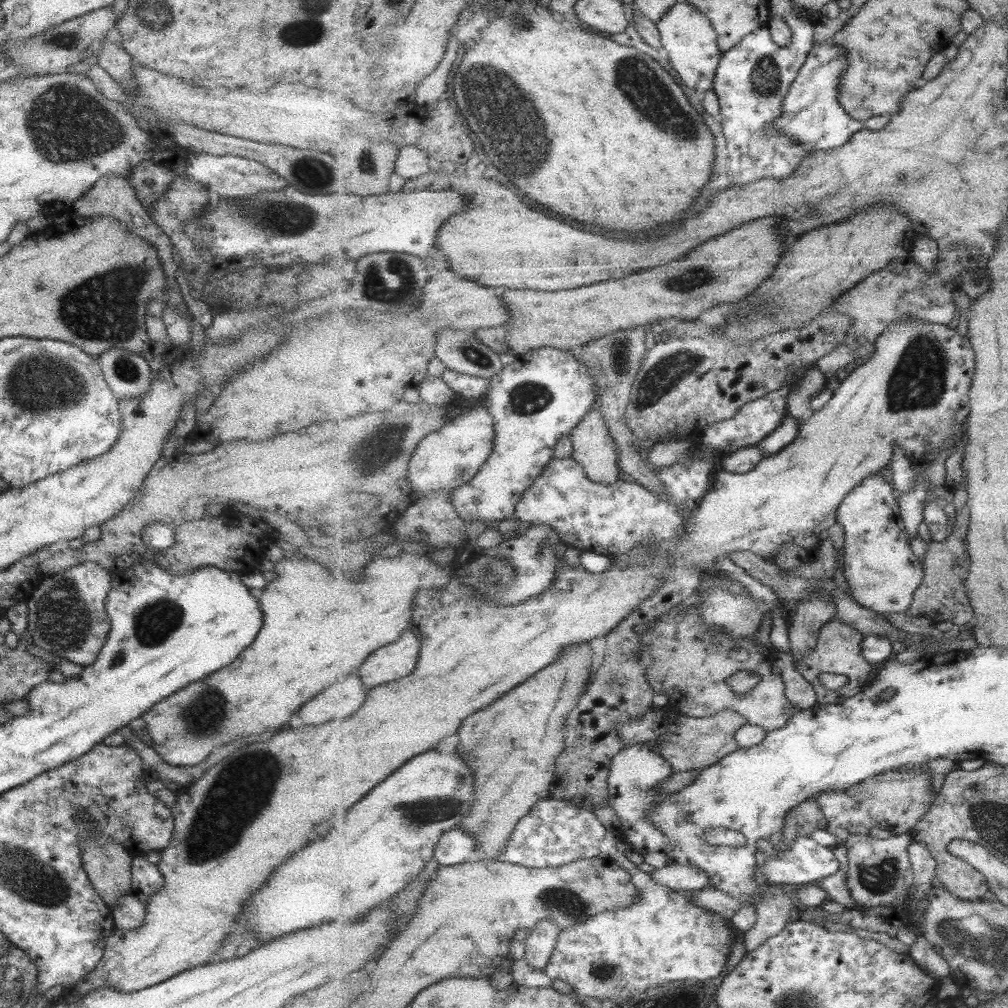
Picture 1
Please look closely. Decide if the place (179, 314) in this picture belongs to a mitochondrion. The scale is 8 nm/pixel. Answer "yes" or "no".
no

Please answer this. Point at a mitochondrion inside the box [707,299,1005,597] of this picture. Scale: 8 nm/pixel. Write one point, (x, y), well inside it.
(918, 381)

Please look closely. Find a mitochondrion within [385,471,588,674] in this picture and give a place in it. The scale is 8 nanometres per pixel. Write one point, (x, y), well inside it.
(490, 565)

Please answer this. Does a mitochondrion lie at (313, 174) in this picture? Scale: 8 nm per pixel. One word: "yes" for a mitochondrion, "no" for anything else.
yes

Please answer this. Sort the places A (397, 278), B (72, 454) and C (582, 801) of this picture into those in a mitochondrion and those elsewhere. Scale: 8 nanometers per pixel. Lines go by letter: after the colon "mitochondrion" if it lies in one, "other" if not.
A: mitochondrion
B: other
C: other

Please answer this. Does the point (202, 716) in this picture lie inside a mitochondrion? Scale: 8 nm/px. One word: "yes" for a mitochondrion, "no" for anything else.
yes

